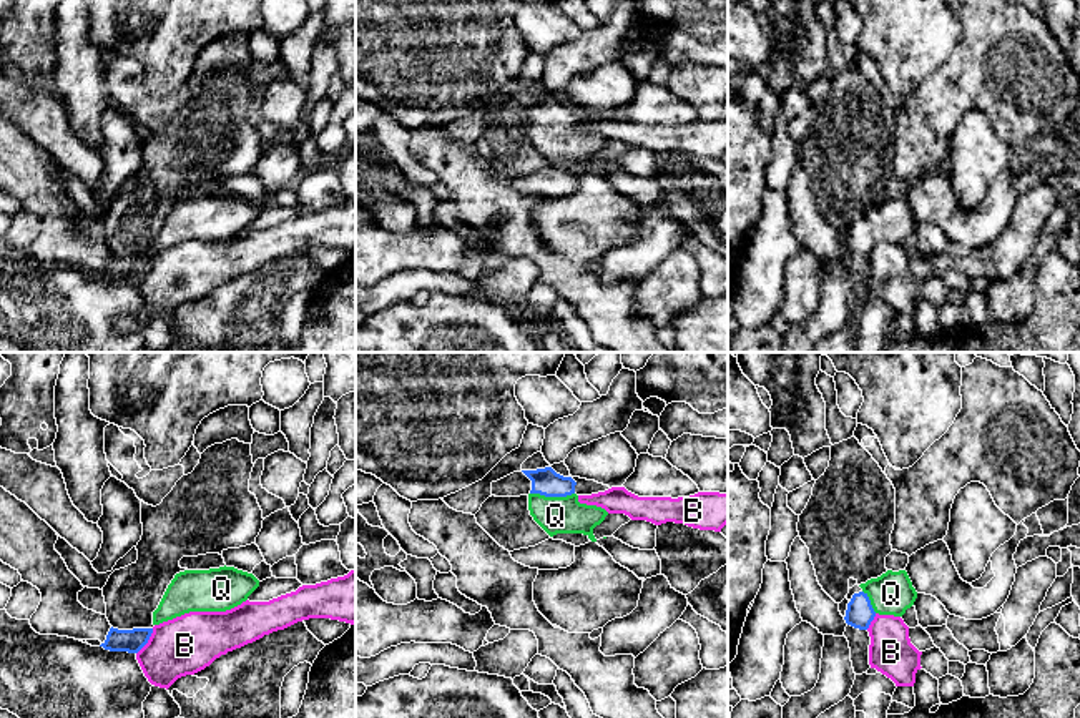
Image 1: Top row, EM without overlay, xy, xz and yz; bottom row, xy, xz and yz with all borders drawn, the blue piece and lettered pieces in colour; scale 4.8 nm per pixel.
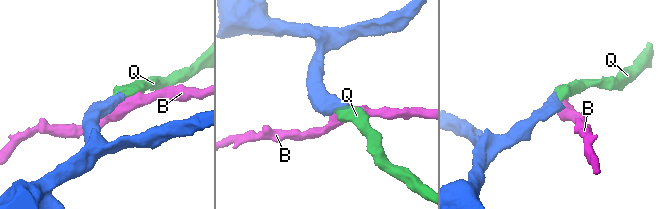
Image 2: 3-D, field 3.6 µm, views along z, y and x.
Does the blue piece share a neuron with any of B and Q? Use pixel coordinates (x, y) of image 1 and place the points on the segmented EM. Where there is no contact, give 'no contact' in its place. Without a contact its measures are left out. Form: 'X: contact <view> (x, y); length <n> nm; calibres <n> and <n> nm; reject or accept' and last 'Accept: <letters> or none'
B: contact xy (147, 642); length 150 nm; calibres 110 and 280 nm; reject
Q: contact xz (552, 496); length 220 nm; calibres 130 and 180 nm; accept
Accept: Q

